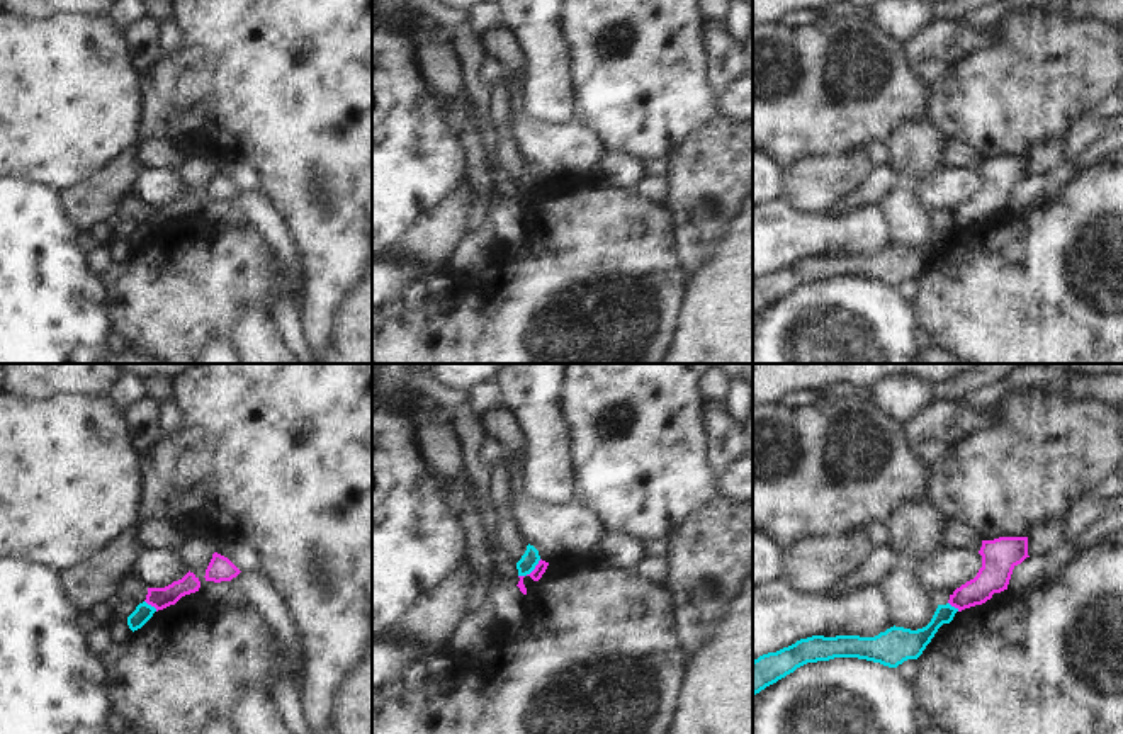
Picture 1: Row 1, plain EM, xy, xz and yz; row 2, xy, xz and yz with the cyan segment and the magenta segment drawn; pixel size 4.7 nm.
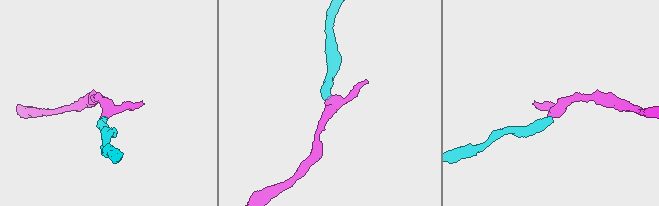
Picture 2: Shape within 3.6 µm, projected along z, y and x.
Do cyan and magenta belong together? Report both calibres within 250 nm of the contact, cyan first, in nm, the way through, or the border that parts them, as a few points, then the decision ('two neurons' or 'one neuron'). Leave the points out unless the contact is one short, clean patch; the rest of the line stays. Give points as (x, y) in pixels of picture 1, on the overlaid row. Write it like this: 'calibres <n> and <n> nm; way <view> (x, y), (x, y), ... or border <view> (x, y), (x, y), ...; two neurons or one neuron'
calibres 80 and 60 nm; border xz (541, 559), (529, 573), (519, 576); two neurons

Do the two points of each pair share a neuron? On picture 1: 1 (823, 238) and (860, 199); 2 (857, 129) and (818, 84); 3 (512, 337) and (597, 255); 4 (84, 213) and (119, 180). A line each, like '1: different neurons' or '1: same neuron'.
1: different neurons
2: same neuron
3: same neuron
4: same neuron

